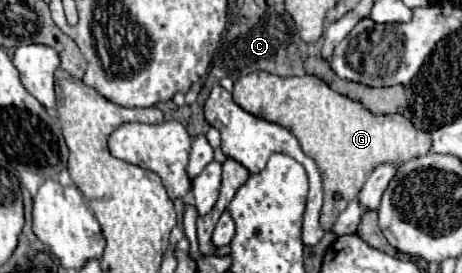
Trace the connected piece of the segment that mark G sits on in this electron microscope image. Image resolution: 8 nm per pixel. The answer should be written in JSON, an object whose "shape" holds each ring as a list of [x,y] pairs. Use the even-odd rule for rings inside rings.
{"shape":[[[251,72],[247,76],[241,76],[235,82],[233,100],[243,110],[291,130],[295,134],[295,138],[299,140],[303,152],[317,162],[317,166],[323,174],[323,192],[325,192],[325,202],[323,202],[323,210],[321,210],[321,228],[323,230],[333,228],[337,216],[347,208],[347,202],[357,198],[357,192],[363,188],[365,180],[375,170],[375,166],[379,166],[383,162],[401,164],[411,158],[423,156],[431,150],[431,134],[417,128],[403,114],[373,116],[363,104],[349,100],[347,96],[341,96],[339,92],[333,92],[333,88],[329,88],[321,78],[317,78],[313,74],[283,78],[283,76],[275,76],[271,72]]]}

